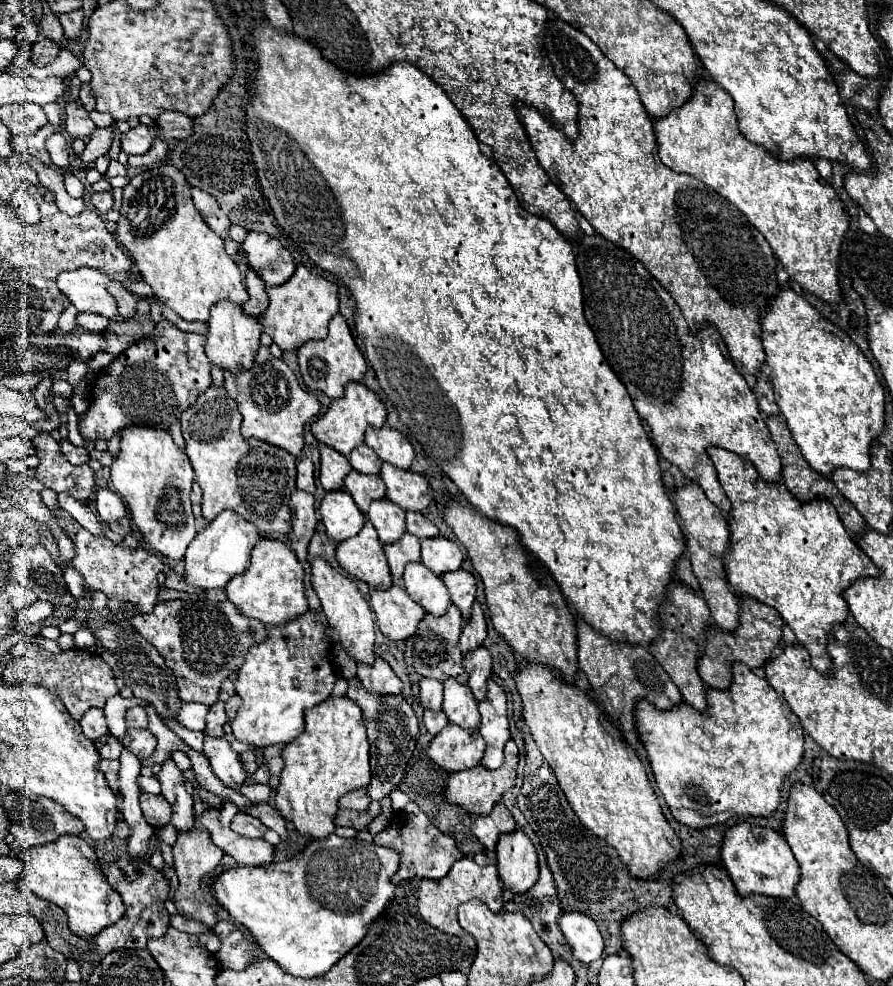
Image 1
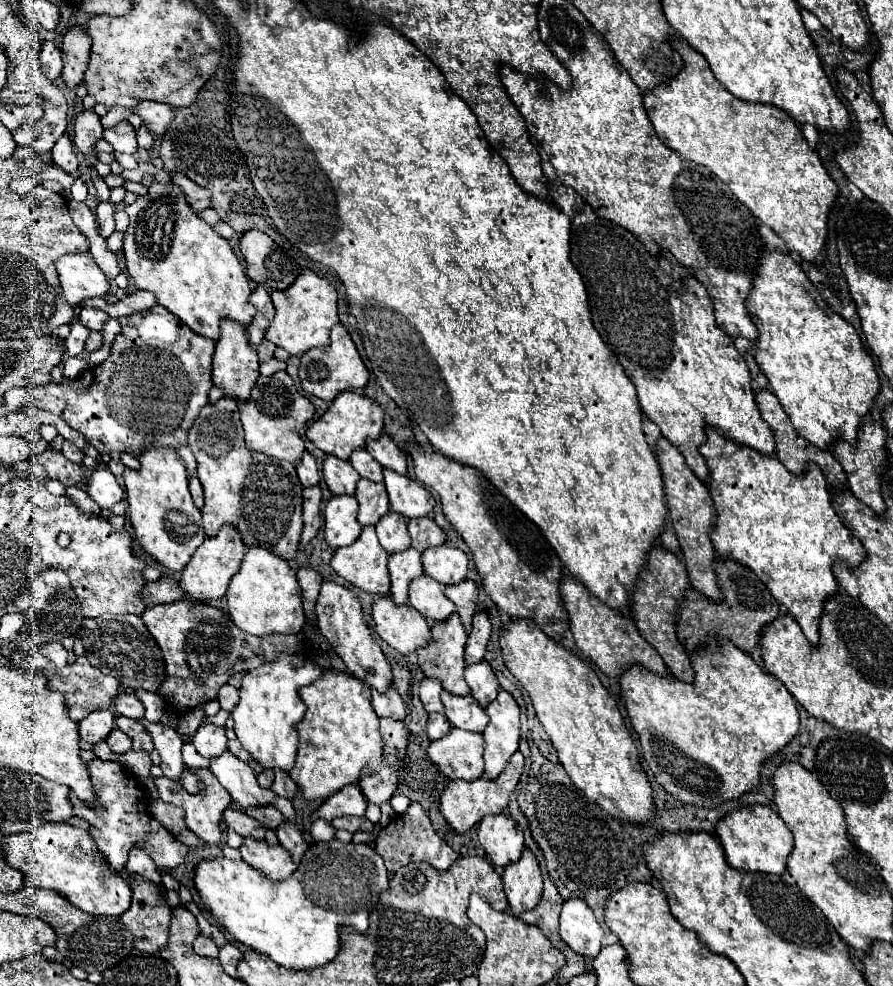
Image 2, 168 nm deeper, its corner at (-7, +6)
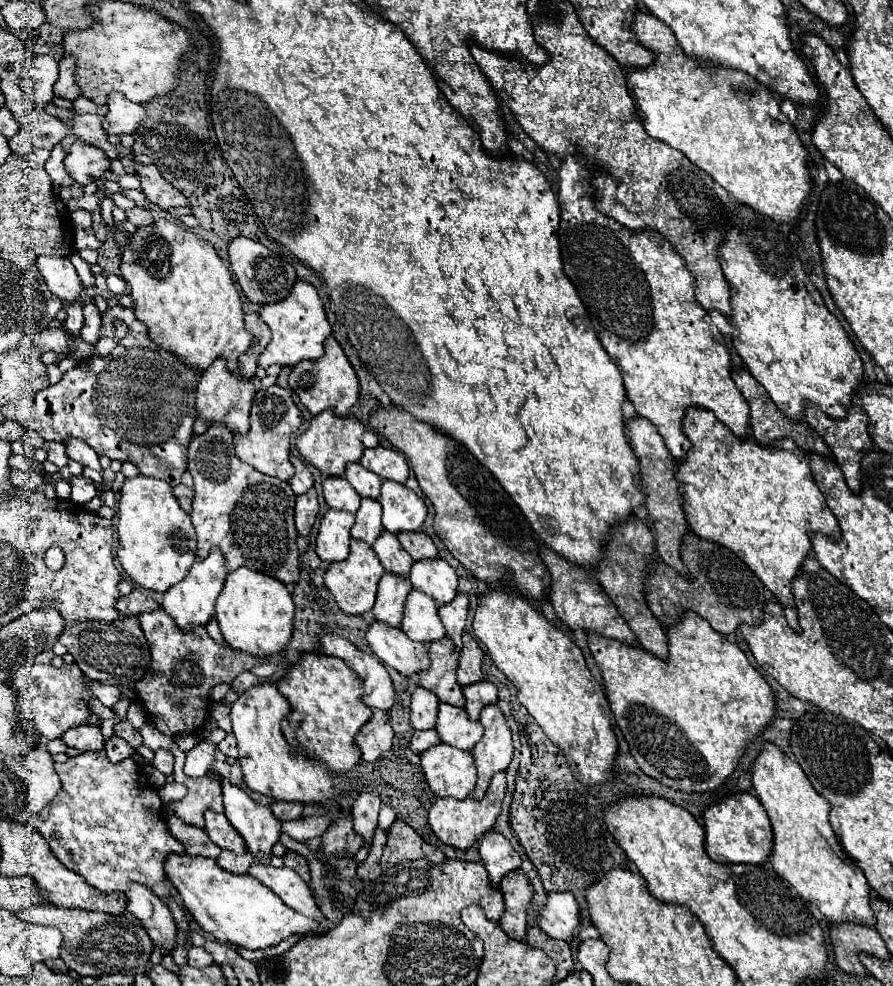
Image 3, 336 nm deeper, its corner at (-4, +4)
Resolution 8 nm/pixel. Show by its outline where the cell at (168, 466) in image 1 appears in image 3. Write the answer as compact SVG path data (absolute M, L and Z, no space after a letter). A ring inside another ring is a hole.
M145 475L125 479L117 509L117 559L131 581L161 593L181 581L197 559L197 533L189 513L181 509L173 495L171 483Z

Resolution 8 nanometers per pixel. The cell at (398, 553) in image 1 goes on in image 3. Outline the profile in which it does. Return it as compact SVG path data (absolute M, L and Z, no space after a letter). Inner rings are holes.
M385 571L379 581L377 601L373 607L375 619L389 623L393 627L399 627L399 623L403 619L403 603L411 589L413 589L413 585L411 585L409 577L391 575L391 571Z

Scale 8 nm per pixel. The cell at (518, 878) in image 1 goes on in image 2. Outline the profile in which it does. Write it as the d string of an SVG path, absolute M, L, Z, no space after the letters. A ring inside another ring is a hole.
M530 849L522 851L520 861L504 867L502 881L510 909L516 917L538 905L542 897L542 873Z

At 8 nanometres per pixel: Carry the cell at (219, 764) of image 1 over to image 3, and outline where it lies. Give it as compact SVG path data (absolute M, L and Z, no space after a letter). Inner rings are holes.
M223 779L223 805L225 805L225 815L231 821L231 825L241 833L241 837L247 843L247 851L255 855L259 863L269 863L267 857L271 855L271 847L277 843L281 835L281 821L273 815L269 805L259 805L253 801L241 787L229 783L229 779Z

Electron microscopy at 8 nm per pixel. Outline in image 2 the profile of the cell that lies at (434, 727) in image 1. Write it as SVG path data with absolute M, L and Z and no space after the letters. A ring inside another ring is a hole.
M432 713L428 715L428 723L426 723L426 735L430 741L436 741L440 737L444 737L450 731L450 723L444 715L440 713Z

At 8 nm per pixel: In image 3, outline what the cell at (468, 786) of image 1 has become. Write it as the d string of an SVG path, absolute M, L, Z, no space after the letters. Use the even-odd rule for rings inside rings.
M499 771L493 777L493 781L489 785L489 791L485 793L483 799L473 799L473 797L453 799L453 797L443 797L443 799L437 799L431 805L429 825L431 825L433 833L439 837L441 843L457 847L457 849L469 849L477 839L481 839L483 833L493 829L493 823L497 821L497 817L501 813L501 803L505 799L505 791L507 791L505 775L507 775L505 771Z

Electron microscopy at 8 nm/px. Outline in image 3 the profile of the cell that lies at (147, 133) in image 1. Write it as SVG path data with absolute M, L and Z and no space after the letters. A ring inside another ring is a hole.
M75 115L73 119L73 133L81 139L85 139L87 143L101 147L105 151L105 155L109 159L117 159L121 157L121 151L117 145L109 143L109 133L103 129L103 117L101 115Z

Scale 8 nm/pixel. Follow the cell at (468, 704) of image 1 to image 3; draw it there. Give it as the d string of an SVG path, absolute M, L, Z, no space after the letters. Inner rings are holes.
M447 703L439 705L439 719L435 729L439 731L443 743L459 749L473 749L483 735L483 727L479 721L471 721L465 709Z

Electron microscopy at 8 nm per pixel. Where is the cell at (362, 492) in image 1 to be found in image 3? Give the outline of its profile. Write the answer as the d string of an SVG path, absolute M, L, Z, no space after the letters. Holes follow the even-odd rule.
M371 497L361 499L361 507L355 513L355 525L351 527L351 537L361 539L365 543L373 543L377 535L383 531L381 523L381 503Z

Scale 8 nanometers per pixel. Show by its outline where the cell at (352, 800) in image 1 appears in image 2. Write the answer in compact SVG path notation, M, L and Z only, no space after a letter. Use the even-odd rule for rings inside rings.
M346 785L344 789L340 789L338 793L330 795L312 815L312 819L324 819L324 821L332 821L336 817L344 817L344 815L364 815L366 813L368 803L364 801L362 791L358 789L358 785Z

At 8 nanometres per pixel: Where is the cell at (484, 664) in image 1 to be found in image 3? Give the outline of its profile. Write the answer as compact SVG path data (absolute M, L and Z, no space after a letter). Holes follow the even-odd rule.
M481 679L479 683L463 687L463 695L465 695L465 701L467 701L465 709L467 709L469 719L477 721L481 709L485 705L497 701L497 687L495 687L495 683L487 681L487 679Z

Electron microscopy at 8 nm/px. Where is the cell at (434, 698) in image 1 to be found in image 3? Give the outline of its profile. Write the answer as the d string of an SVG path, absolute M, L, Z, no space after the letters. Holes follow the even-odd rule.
M417 687L411 697L411 725L413 729L433 729L437 723L439 699L433 691Z

